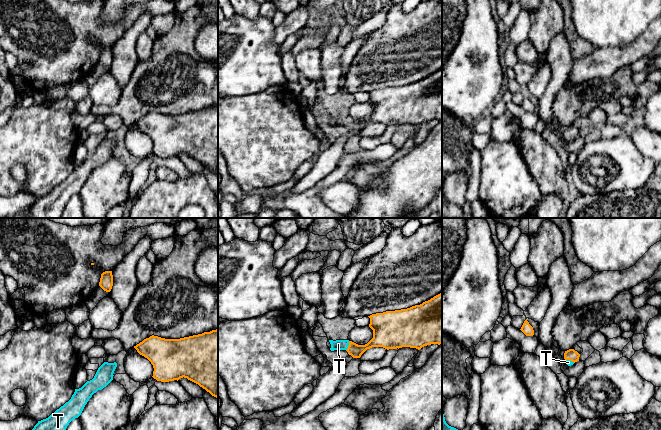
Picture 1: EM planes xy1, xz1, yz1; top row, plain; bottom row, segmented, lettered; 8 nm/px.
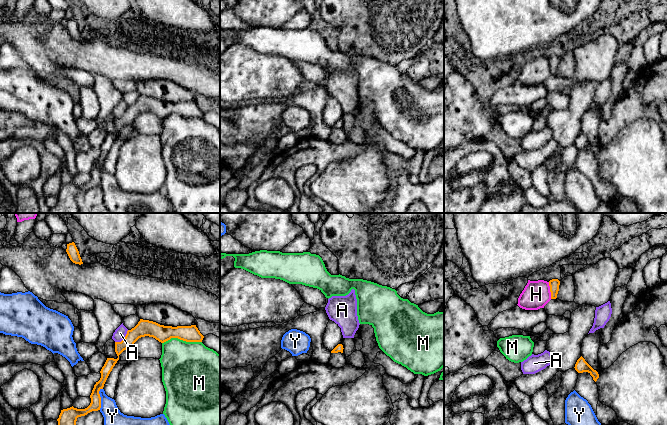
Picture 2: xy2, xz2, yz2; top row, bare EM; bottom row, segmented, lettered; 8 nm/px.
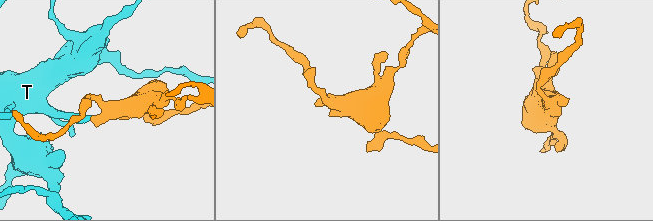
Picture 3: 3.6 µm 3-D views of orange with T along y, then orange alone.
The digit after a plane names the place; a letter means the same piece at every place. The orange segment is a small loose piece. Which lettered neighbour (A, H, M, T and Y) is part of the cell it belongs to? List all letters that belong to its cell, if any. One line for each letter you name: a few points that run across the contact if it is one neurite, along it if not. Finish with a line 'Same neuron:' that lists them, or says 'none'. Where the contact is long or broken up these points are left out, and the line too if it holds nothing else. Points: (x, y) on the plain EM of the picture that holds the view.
T: Line: xz1 (378, 116), (363, 124), (348, 122), (338, 120)
Same neuron: T

